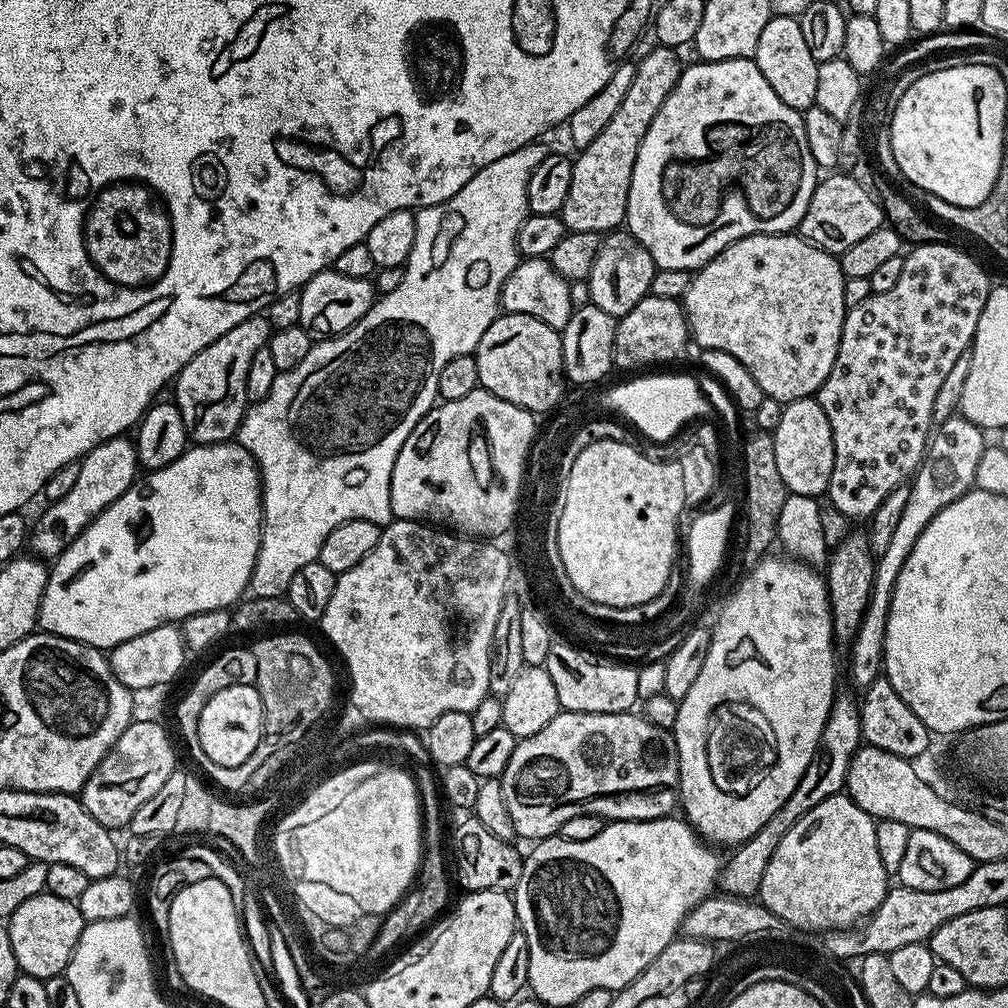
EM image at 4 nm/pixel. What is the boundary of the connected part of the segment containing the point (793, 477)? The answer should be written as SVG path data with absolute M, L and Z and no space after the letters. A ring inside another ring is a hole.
M807 396L785 404L782 418L778 418L778 426L772 433L772 441L778 474L782 474L782 482L789 493L794 496L823 497L828 490L830 470L834 470L834 438L819 399Z

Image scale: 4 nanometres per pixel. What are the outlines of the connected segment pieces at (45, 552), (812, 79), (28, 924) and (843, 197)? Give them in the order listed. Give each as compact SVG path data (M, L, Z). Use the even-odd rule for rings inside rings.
M115 436L88 452L80 461L77 482L73 489L65 497L51 501L47 505L48 509L31 525L31 551L45 562L55 561L84 532L86 526L92 524L102 510L132 487L139 468L136 445L126 436Z
M773 15L762 30L762 38L758 38L754 59L758 70L762 70L762 78L770 82L774 94L778 94L786 106L802 114L815 105L820 66L806 47L806 38L802 35L802 26L797 17Z
M46 890L34 898L26 898L26 902L22 902L22 906L18 906L18 910L14 910L14 914L6 920L17 969L25 976L43 981L61 975L74 954L74 946L78 946L85 923L79 903L66 898L54 898L54 894Z
M828 174L828 176L817 183L814 194L810 198L810 206L806 210L806 214L802 218L798 229L799 235L809 240L811 244L817 248L823 248L824 251L833 254L839 254L846 251L850 246L854 246L854 242L866 238L866 234L874 234L874 230L878 230L885 223L884 210L880 206L880 201L871 191L868 192L852 177L852 174L840 174L844 176L832 176L836 174Z

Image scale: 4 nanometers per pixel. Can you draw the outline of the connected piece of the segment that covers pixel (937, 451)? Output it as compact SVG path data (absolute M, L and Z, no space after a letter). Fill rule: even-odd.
M955 415L949 420L939 421L928 441L928 451L924 461L920 463L910 480L910 498L906 498L906 506L902 509L902 519L890 537L886 550L876 556L876 569L870 602L866 606L866 614L862 618L862 626L858 626L858 634L853 638L848 660L852 663L852 680L860 690L869 688L881 675L884 663L884 639L886 638L886 622L892 601L892 591L898 582L898 574L902 574L902 566L906 558L910 558L910 550L914 550L914 542L926 530L926 526L943 510L958 498L973 491L976 483L978 462L986 447L985 429L979 428L962 415Z

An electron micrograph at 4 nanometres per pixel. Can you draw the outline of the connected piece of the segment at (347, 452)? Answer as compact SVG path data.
M533 142L522 146L506 154L506 158L498 158L498 162L490 162L490 166L478 170L478 174L474 174L474 178L470 178L470 182L466 182L466 186L462 186L462 190L458 190L454 198L429 208L419 209L416 212L414 246L410 250L408 262L402 269L402 275L396 287L383 293L372 305L371 310L357 324L350 326L350 330L331 336L328 340L315 341L310 354L306 354L306 358L302 358L302 362L294 366L294 370L279 372L274 378L274 386L270 386L270 394L266 394L266 398L255 401L245 411L244 420L240 424L238 442L256 459L256 464L260 467L260 483L264 497L264 522L260 530L260 549L247 586L247 591L252 596L258 598L284 596L290 586L290 578L294 578L294 574L298 574L302 566L310 566L310 562L320 559L322 542L326 542L326 534L330 534L334 526L342 526L342 522L347 520L365 520L381 526L392 523L394 517L390 502L390 482L394 462L398 458L398 450L402 450L402 442L410 438L414 426L418 426L420 419L437 403L438 374L442 374L442 366L446 366L450 358L473 355L478 342L482 342L482 334L486 334L490 322L494 322L501 311L500 291L506 278L516 269L518 263L516 251L518 226L522 226L522 222L530 214L526 202L526 182L534 166L538 166L538 162L542 162L542 158L546 158L549 151L549 145L544 145L544 142Z

